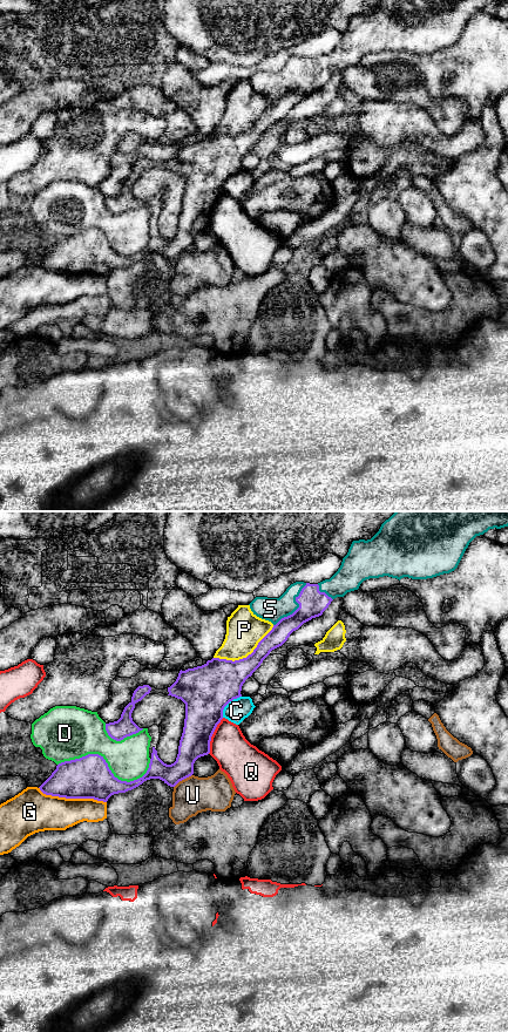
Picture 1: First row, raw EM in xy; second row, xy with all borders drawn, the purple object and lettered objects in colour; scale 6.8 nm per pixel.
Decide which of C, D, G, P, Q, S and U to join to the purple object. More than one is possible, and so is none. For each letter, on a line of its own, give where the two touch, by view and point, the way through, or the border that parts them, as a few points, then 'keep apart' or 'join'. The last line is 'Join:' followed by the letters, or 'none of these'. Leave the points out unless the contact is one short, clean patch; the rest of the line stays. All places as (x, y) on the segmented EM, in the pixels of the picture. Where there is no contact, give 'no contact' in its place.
C: xy (228, 703) | keep apart
D: xy (107, 766) | keep apart
G: xy (72, 798) | keep apart
P: xy (246, 657) | keep apart
Q: xy (211, 735) | keep apart
S: xy (298, 608) | join
U: xy (182, 779) | keep apart
Join: S

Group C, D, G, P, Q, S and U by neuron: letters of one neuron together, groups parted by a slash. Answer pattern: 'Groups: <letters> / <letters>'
Groups: C / D / G / P / Q / S / U

